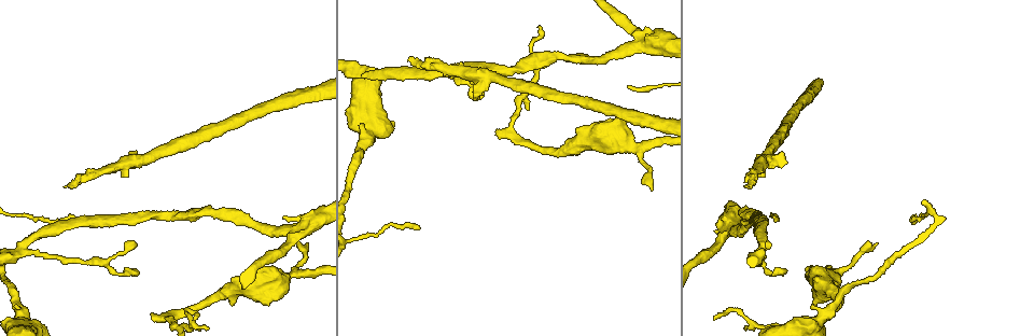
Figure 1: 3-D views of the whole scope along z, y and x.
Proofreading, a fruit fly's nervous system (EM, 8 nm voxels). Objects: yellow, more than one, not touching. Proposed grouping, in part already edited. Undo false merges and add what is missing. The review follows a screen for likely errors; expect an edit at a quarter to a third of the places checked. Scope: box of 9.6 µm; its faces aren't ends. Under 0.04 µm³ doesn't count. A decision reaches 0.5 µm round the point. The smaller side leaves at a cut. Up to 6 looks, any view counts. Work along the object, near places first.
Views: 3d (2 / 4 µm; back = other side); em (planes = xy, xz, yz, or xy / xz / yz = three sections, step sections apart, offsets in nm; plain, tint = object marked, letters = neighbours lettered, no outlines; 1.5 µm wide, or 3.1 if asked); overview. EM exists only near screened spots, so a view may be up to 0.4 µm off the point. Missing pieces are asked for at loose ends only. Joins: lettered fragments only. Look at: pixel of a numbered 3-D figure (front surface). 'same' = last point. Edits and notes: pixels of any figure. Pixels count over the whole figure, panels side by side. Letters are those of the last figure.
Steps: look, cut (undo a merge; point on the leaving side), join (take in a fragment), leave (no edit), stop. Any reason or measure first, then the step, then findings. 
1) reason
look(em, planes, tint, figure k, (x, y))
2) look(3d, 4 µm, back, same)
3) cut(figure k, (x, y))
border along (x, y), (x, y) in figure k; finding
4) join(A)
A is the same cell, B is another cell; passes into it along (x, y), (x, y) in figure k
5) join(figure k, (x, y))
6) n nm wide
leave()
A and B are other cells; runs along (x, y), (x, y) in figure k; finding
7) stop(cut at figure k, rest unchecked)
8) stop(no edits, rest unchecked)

sharp bend
look(em, xy, step 8, letters, figure 1, (760, 247))

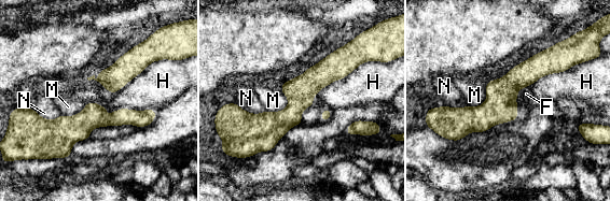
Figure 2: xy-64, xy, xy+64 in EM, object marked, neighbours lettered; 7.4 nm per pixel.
H touches over 420 nm
leave()
F, H, M and N are other cells; border along (366, 61), (319, 91) in figure 2; one cell here

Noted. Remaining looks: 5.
look(em, xz, step 8, letters, figure 1, (168, 318))

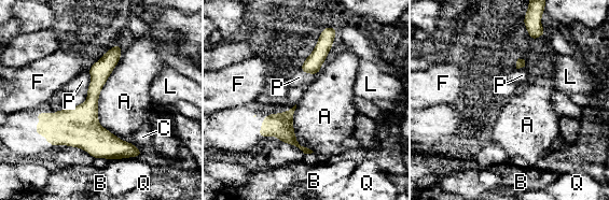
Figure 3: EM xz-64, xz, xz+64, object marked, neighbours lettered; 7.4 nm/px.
leave()
A, B, C, F, L, P and Q are other cells; runs along (116, 47), (93, 91), (92, 125), (137, 154) in figure 3; continuous, no second cell

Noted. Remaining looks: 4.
branch stops here
look(3d, 2 µm, figure 1, (475, 100))

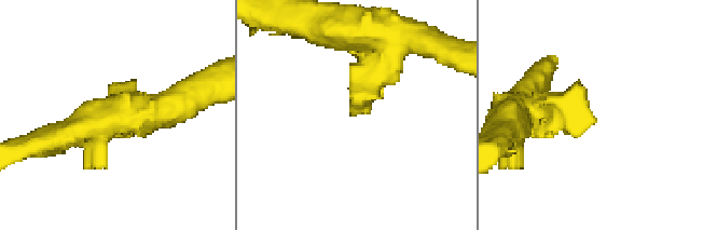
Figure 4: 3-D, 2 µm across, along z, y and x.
need the tissue
look(em, planes, plain, figure 4, (594, 120))

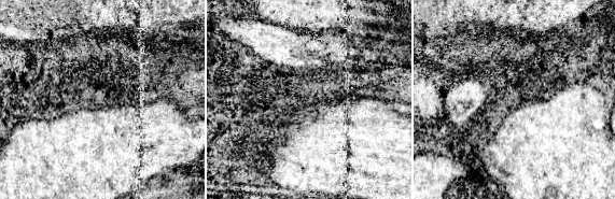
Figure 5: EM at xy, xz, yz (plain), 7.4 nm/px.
look(em, planes, letters, same)

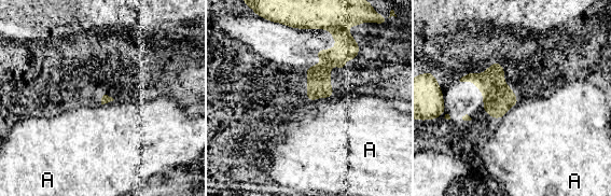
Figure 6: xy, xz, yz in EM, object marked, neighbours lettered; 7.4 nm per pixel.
A touches over 200 nm
leave()
A is another cell; no lettered fragment goes on from it

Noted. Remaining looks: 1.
stop(no edits, rest unchecked)

